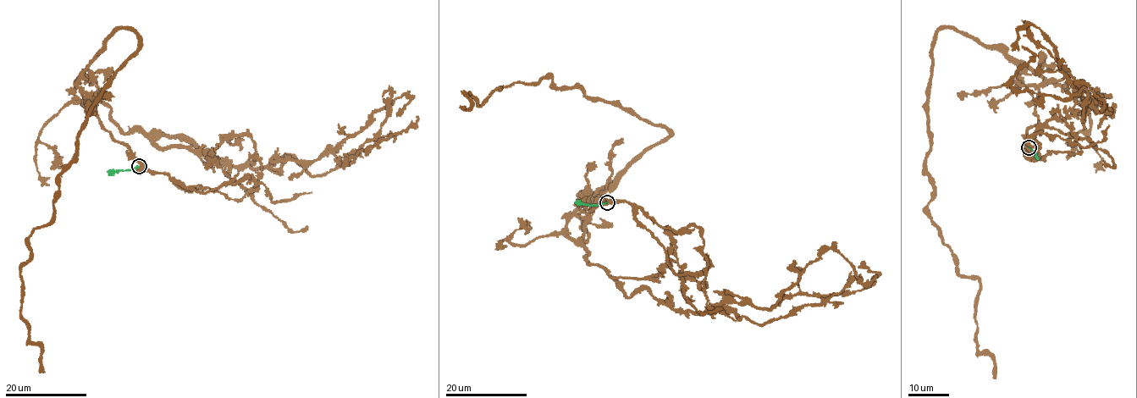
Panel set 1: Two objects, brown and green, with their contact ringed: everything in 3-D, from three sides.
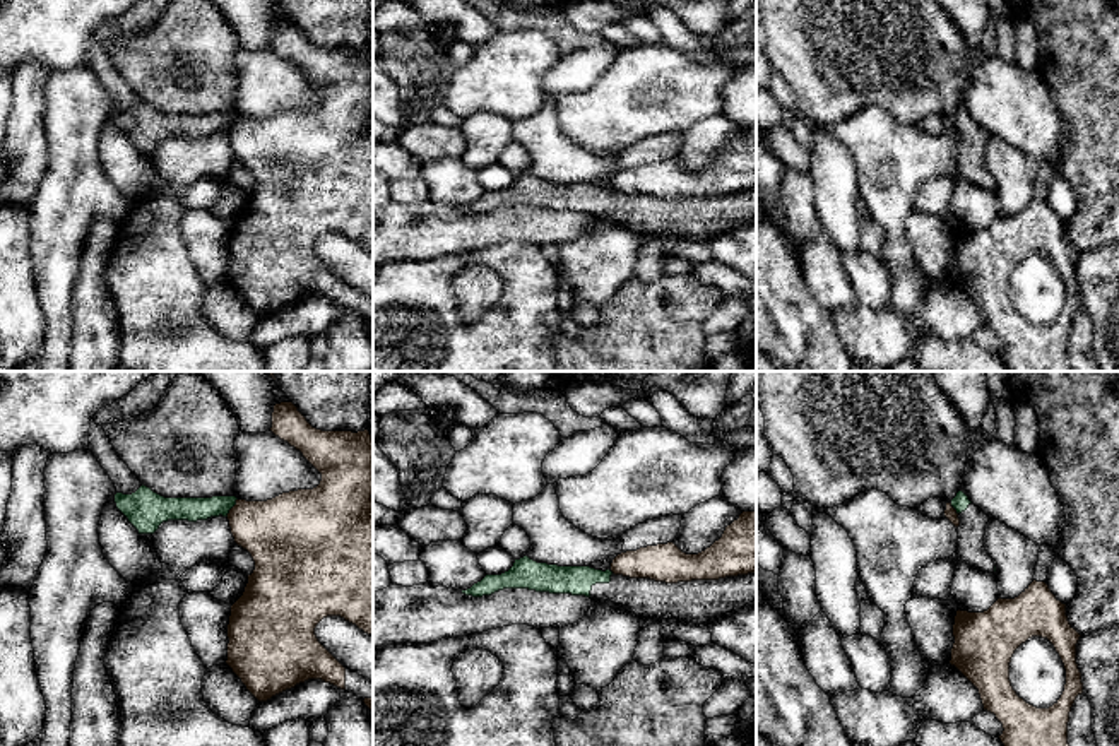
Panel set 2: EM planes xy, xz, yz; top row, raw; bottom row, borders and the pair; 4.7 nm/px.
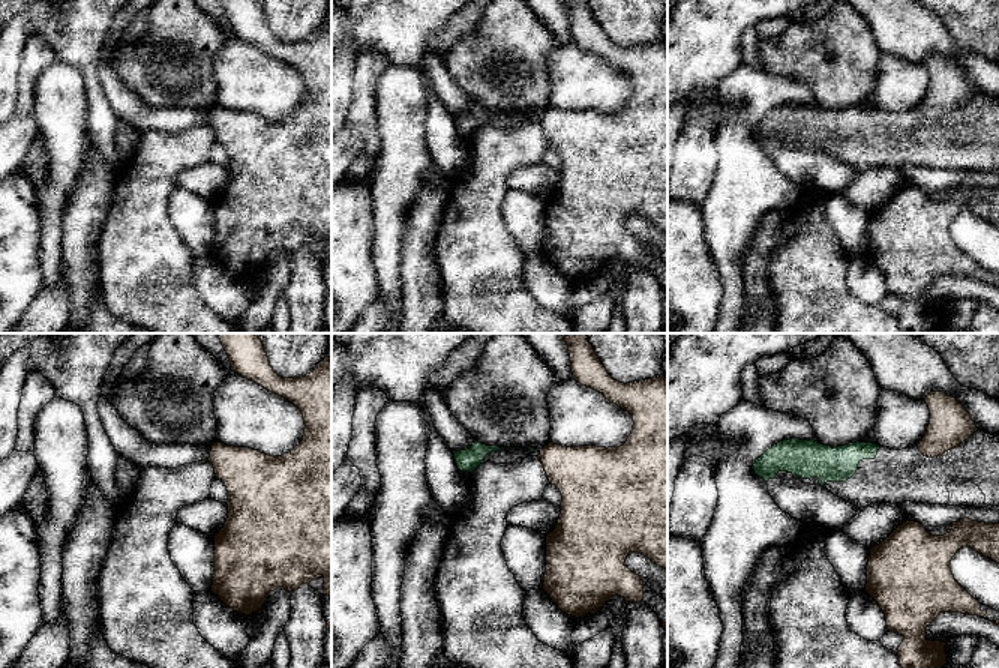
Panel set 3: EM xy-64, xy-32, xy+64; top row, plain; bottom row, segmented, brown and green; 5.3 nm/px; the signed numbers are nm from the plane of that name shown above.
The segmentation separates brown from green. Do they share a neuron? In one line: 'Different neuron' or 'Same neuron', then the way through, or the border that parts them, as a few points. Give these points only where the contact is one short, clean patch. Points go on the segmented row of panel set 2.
Different neuron. Boundary: xy (236, 498), (236, 503), (226, 515)

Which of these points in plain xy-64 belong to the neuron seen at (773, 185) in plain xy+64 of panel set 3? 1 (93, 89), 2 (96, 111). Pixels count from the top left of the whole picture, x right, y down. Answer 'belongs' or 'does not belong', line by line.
1: does not belong
2: does not belong

